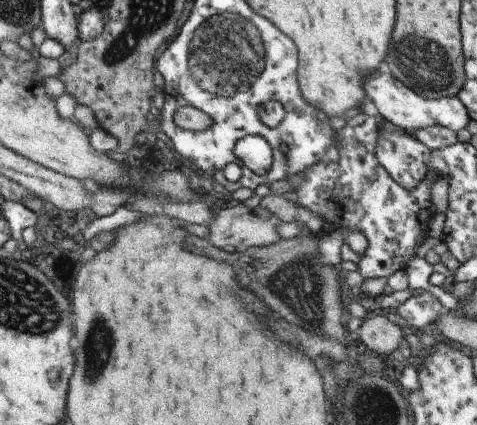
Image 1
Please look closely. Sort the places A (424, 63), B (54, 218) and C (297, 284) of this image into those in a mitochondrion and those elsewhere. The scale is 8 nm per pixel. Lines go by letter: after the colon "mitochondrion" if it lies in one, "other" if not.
A: mitochondrion
B: other
C: mitochondrion

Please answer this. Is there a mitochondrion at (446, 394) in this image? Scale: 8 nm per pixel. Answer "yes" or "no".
no

